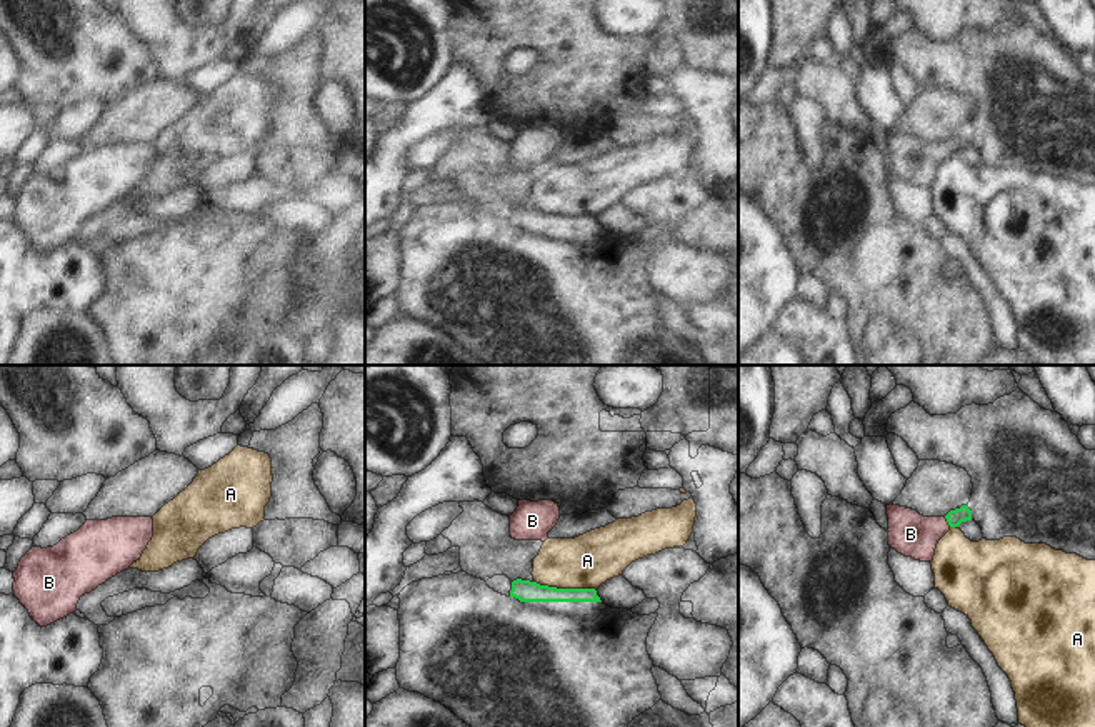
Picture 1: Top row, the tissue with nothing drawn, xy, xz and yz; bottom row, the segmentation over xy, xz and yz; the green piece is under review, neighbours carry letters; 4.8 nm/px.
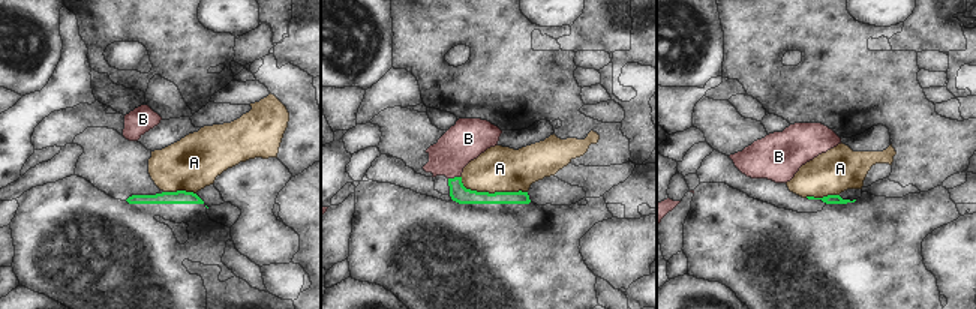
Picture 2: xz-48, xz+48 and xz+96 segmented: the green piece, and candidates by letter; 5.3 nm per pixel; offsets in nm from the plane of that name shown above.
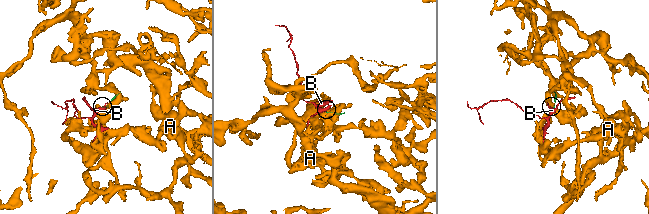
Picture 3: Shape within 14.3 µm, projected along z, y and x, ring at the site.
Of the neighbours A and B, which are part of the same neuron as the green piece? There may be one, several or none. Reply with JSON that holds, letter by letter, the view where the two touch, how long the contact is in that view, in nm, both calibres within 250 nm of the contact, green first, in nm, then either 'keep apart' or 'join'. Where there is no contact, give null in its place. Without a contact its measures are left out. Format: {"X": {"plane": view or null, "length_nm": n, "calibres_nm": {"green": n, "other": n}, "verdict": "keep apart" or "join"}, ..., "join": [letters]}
{"A": {"plane": "xz", "length_nm": 300, "calibres_nm": {"green": 110, "other": 260}, "verdict": "keep apart"}, "B": {"plane": "yz", "length_nm": 60, "calibres_nm": {"green": 80, "other": 220}, "verdict": "join"}, "join": ["B"]}

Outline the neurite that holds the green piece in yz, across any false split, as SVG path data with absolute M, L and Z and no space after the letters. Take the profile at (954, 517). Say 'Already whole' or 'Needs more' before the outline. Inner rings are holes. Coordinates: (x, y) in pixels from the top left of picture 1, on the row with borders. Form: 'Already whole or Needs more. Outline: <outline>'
Needs more. Outline: M887 505L888 545L905 557L932 562L938 540L962 522L972 520L968 505L950 510L945 517L923 517L917 510Z

